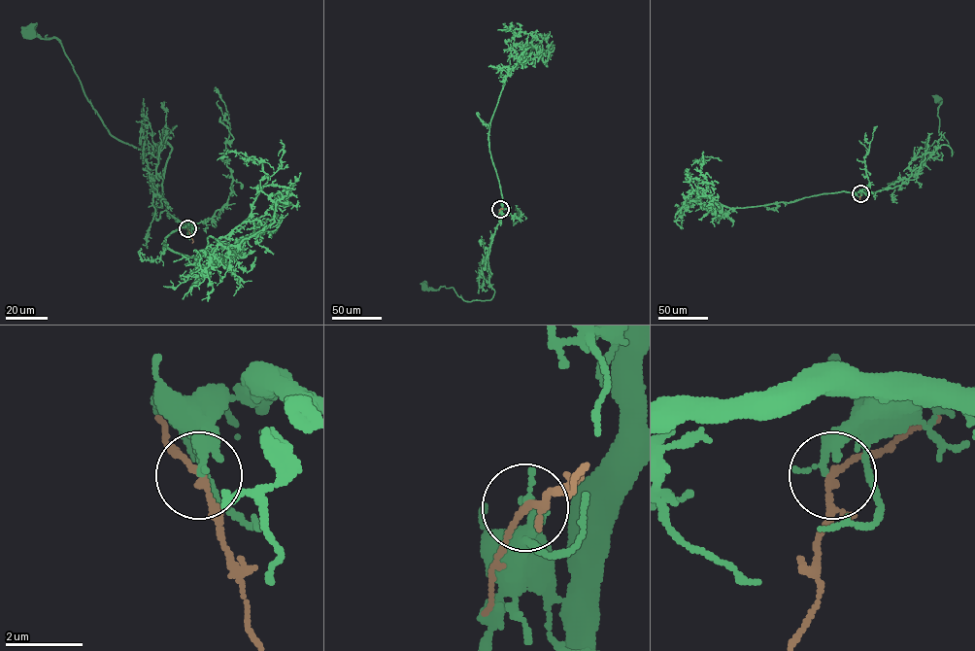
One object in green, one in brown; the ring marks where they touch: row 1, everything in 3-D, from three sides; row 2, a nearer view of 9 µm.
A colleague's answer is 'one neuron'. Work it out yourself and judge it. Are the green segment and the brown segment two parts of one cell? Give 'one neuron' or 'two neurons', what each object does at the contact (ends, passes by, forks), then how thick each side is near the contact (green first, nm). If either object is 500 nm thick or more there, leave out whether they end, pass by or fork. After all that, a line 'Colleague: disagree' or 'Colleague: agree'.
one neuron | green ends | brown passes by | 200/150 nm
Colleague: agree

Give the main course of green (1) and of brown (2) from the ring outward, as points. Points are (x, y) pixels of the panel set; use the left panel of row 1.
1: (187, 228), (168, 213), (162, 189), (165, 141), (176, 125), (143, 149), (115, 138), (62, 45), (32, 32)
2: (187, 228), (192, 243)

